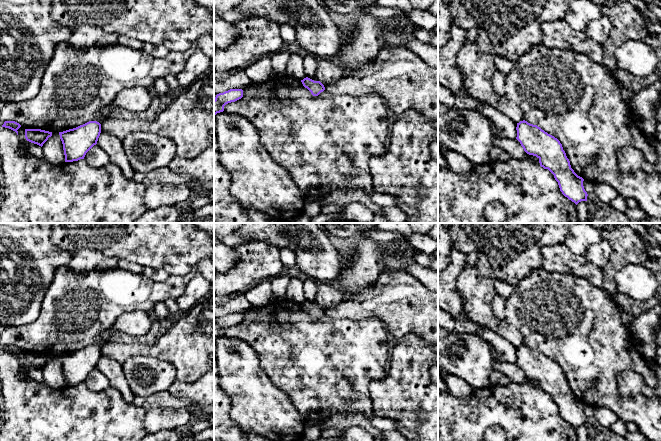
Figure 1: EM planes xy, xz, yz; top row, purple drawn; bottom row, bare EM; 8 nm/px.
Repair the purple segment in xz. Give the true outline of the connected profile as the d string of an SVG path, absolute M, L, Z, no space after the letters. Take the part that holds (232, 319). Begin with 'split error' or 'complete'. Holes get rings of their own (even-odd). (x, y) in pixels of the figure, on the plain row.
complete; M230 313L216 319L214 323L214 340L224 335L224 330L243 321L242 313Z

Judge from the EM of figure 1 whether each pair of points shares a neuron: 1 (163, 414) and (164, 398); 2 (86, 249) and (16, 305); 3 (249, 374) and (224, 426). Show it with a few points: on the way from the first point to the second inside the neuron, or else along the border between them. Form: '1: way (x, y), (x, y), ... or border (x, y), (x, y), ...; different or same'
1: border (187, 408), (150, 408), (147, 411); different
2: border (54, 244), (71, 254), (67, 265); different
3: border (224, 392), (230, 401), (229, 416), (242, 430); different

